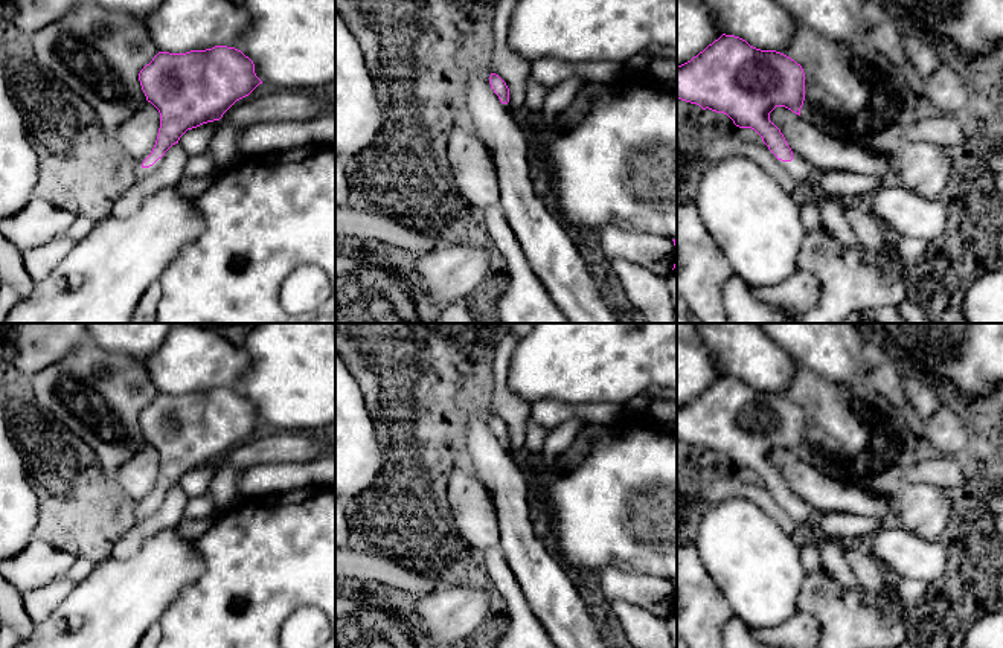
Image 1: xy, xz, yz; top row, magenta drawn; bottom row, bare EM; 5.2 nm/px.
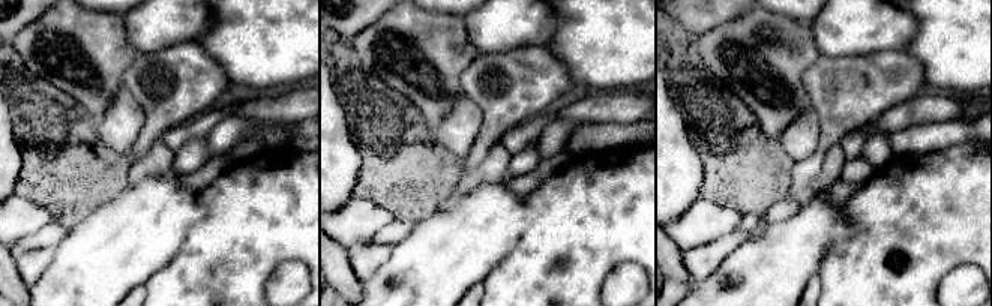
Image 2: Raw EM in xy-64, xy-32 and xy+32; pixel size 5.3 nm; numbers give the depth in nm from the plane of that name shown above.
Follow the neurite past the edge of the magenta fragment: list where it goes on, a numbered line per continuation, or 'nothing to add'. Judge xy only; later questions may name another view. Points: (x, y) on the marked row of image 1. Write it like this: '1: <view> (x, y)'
1: xy (140, 173)

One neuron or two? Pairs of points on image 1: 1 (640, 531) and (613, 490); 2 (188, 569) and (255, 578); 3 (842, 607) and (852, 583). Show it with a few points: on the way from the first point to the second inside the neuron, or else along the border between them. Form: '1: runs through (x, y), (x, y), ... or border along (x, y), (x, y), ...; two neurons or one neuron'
1: runs through (630, 520), (615, 505), (615, 500); one neuron
2: border along (194, 540), (201, 572), (177, 598); two neurons
3: border along (823, 564), (842, 586), (877, 612); two neurons

